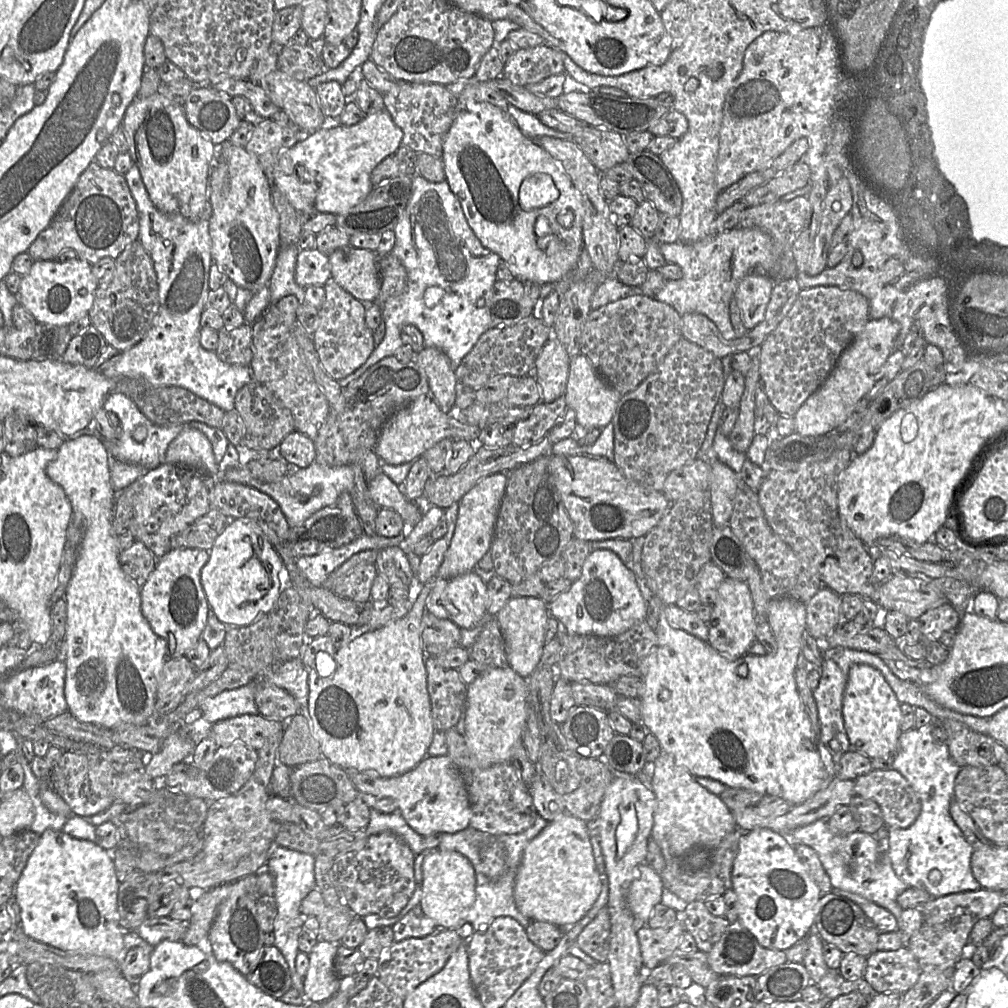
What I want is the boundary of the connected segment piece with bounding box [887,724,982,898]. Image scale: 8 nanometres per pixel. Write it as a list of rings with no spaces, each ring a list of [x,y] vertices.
[[[931,724],[920,729],[910,729],[902,732],[899,737],[898,749],[893,759],[893,770],[902,774],[912,786],[920,799],[921,812],[908,828],[888,826],[887,853],[894,872],[908,887],[924,890],[933,898],[937,898],[964,891],[978,891],[982,887],[971,869],[971,856],[975,850],[965,839],[949,812],[950,805],[954,801],[955,779],[962,767],[952,759],[946,744],[934,742],[933,728]]]

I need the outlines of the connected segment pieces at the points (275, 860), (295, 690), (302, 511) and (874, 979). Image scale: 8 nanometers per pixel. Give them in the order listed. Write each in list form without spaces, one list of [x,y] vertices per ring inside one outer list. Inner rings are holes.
[[[274,845],[269,850],[266,869],[273,875],[275,880],[274,897],[277,903],[277,917],[274,922],[273,933],[275,935],[274,945],[280,950],[285,958],[291,975],[292,987],[297,988],[303,998],[303,1002],[313,1002],[307,999],[304,993],[304,979],[297,974],[295,959],[299,952],[298,935],[301,931],[304,918],[300,913],[302,899],[314,888],[316,888],[314,873],[315,858],[310,854]]]
[[[301,658],[275,665],[263,681],[286,690],[298,703],[299,713],[308,715],[308,672]]]
[[[317,461],[304,469],[288,463],[288,473],[279,482],[259,481],[244,466],[228,469],[224,479],[254,487],[272,497],[279,504],[290,528],[301,526],[311,515],[325,507],[336,506],[339,495],[350,492],[354,487],[354,472],[350,465],[330,466]]]
[[[907,946],[898,950],[875,951],[866,958],[866,970],[863,975],[876,994],[907,992],[918,981],[922,968]]]

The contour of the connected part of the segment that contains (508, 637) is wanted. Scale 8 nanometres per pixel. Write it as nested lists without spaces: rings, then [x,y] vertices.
[[[512,596],[495,615],[501,628],[509,666],[521,677],[529,678],[538,667],[544,649],[548,604],[540,597]]]

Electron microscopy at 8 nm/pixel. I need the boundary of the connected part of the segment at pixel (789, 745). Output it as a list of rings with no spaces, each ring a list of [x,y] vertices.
[[[791,597],[772,598],[768,603],[766,621],[768,622],[777,643],[774,653],[765,655],[746,654],[733,660],[727,659],[715,650],[708,642],[687,633],[684,630],[673,628],[665,617],[665,606],[660,613],[656,629],[657,643],[640,664],[641,677],[644,680],[643,695],[639,698],[642,704],[642,720],[645,727],[660,742],[663,752],[673,756],[677,765],[683,766],[694,777],[708,777],[718,780],[728,787],[745,788],[757,791],[763,795],[784,798],[794,804],[800,804],[821,790],[831,779],[828,769],[822,762],[818,749],[818,739],[813,731],[810,718],[805,711],[796,686],[796,667],[802,660],[802,647],[807,633],[806,604]]]

